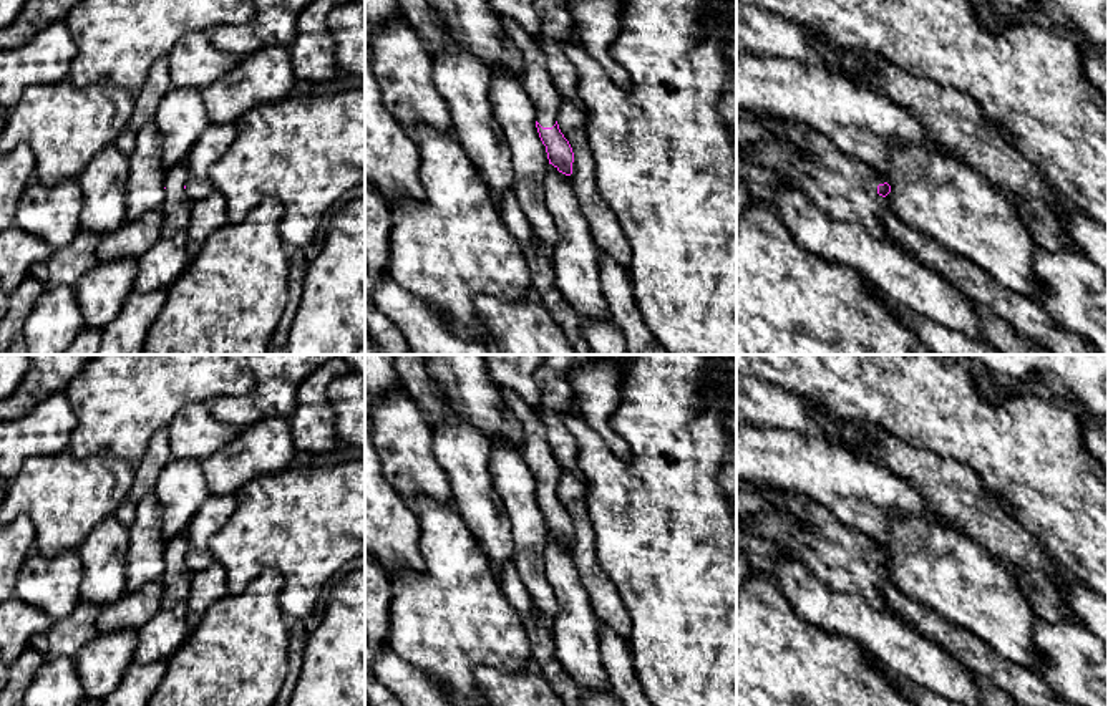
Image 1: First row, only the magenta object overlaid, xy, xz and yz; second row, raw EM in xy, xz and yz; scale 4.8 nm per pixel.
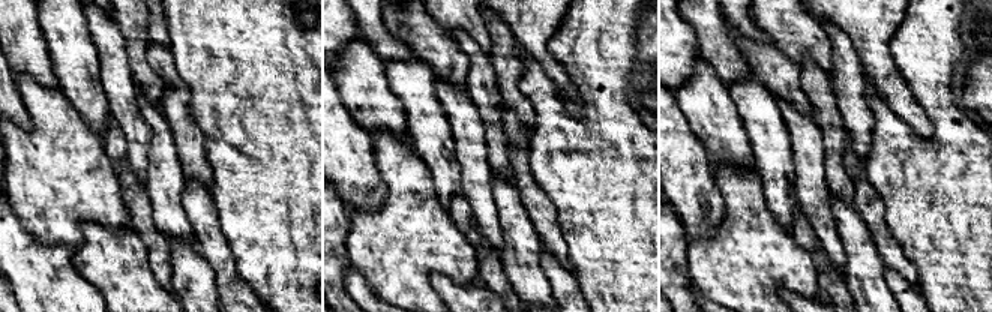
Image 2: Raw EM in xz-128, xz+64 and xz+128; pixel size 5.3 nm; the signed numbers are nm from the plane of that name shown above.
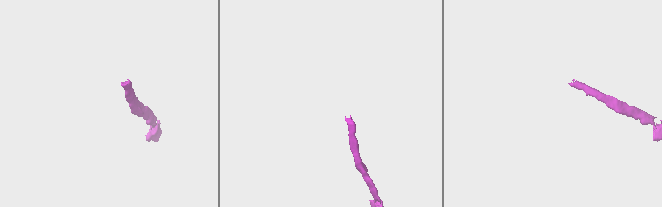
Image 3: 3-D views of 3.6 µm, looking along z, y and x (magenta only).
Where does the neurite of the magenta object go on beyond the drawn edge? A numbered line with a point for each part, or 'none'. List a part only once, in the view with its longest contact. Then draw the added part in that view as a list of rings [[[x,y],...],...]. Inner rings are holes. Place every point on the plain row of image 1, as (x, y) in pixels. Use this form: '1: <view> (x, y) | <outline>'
1: xz (546, 471) | [[[511,389],[503,391],[503,399],[522,426],[522,456],[536,481],[536,492],[542,499],[552,499],[559,489],[562,467],[556,461],[547,442],[546,426],[541,413],[531,408],[518,393]]]

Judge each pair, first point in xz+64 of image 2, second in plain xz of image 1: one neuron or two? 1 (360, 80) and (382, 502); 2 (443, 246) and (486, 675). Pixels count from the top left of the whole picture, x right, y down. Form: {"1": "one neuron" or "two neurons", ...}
{"1": "two neurons", "2": "two neurons"}

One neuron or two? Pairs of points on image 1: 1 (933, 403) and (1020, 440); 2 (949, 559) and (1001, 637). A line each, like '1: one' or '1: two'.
1: one
2: one

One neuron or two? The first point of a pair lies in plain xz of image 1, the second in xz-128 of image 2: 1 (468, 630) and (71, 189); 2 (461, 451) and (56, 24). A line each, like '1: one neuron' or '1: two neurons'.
1: one neuron
2: one neuron

